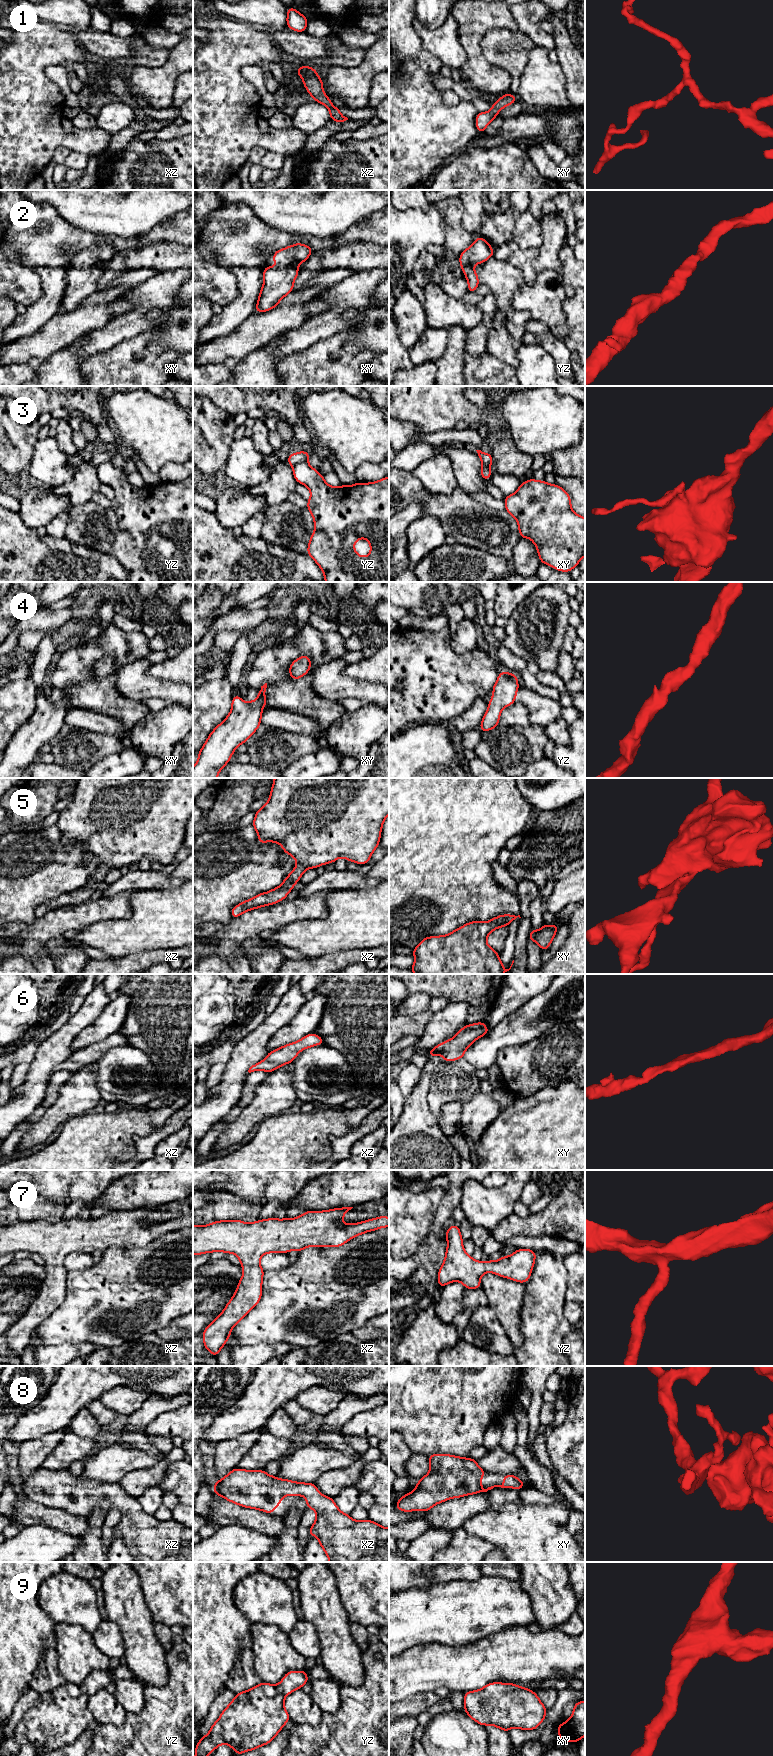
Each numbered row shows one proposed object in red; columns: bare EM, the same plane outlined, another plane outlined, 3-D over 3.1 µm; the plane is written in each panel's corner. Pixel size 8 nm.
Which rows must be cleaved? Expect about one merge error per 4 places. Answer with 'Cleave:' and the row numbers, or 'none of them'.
Cleave: 3

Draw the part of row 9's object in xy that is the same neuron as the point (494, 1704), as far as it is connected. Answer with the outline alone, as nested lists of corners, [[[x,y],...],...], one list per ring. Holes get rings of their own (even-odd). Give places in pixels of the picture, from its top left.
[[[499,1682],[465,1692],[464,1711],[480,1725],[490,1724],[506,1732],[511,1728],[535,1730],[547,1713],[534,1691]]]

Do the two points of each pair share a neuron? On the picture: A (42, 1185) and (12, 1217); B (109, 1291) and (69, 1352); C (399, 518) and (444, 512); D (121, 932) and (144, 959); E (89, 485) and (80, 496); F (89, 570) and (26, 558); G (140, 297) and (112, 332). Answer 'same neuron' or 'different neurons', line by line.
A: different neurons
B: different neurons
C: different neurons
D: different neurons
E: same neuron
F: same neuron
G: same neuron

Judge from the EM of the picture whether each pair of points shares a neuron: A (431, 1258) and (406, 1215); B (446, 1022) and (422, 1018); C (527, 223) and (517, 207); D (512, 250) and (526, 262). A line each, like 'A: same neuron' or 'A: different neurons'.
A: different neurons
B: different neurons
C: different neurons
D: same neuron

